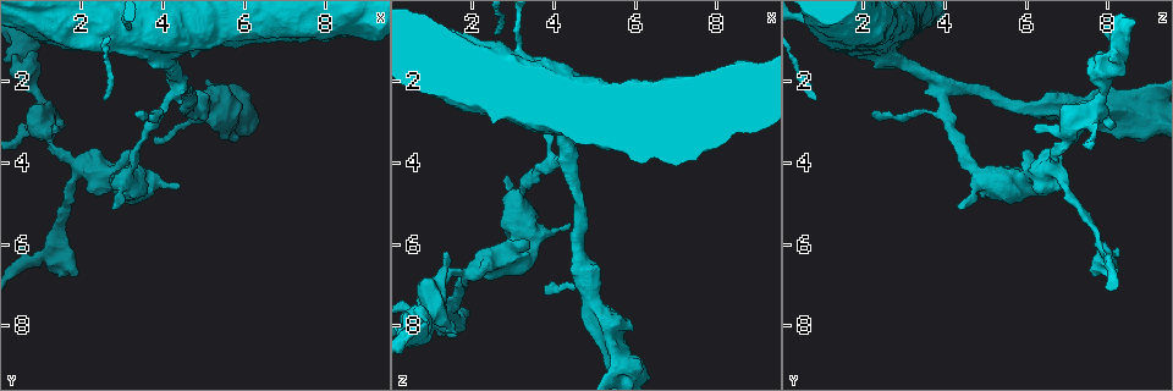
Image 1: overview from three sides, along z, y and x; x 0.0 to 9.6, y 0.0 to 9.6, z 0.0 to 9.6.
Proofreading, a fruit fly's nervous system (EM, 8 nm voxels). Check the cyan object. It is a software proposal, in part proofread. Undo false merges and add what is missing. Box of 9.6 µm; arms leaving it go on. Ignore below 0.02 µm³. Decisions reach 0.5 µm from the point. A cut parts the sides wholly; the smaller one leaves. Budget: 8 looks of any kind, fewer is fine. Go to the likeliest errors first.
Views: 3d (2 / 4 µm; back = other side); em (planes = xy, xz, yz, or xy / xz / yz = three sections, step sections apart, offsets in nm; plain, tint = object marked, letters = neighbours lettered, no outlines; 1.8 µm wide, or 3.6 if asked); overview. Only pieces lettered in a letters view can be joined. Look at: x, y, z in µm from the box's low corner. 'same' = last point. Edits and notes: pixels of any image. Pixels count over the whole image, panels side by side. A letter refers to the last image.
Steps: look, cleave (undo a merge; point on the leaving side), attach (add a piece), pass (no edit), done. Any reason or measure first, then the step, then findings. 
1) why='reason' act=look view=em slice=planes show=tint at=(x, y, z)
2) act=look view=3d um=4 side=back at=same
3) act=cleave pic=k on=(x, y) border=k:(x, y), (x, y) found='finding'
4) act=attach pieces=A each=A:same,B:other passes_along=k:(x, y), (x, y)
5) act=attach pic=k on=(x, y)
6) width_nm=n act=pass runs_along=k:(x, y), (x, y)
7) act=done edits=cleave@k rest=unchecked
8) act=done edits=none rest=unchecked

why='sudden change in width' act=look view=3d um=4 at=(3.10, 0.60, 1.55)

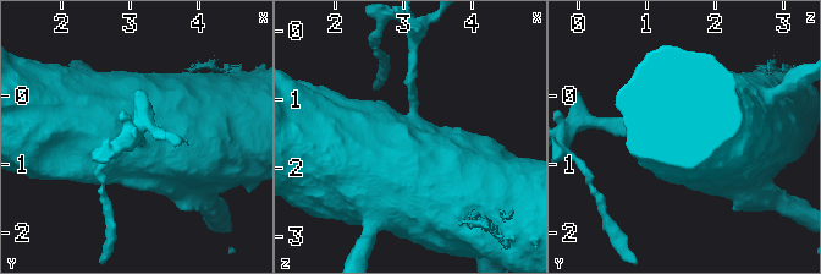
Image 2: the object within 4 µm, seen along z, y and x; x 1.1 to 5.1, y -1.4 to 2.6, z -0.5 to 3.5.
act=look view=em slice=yz step=4 show=letters at=same

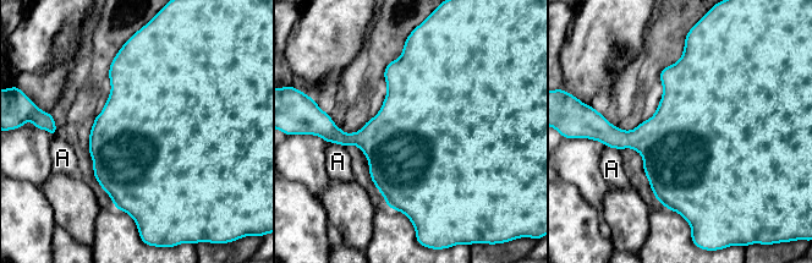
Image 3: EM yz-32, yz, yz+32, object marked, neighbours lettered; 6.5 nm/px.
longest_contact=A:120nm act=pass each=A:other border=3:(328, 142), (335, 142), (345, 147) found='one neuron here'

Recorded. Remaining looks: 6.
why='abrupt turn' act=look view=em slice=planes show=letters at=(1.25, 6.20, 7.90)

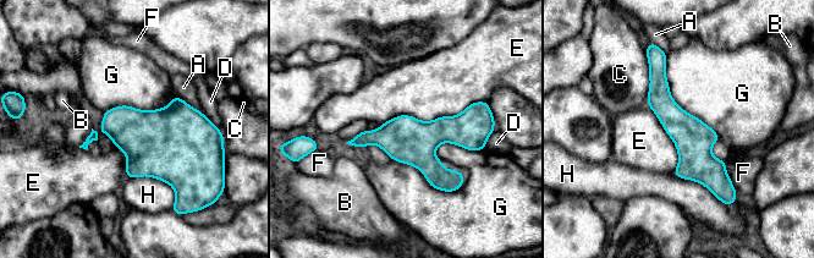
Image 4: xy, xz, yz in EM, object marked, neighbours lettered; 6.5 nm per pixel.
width_nm=260 act=pass each=A:other,B:other,C:other,D:other,E:other,F:other,G:other,H:other border=4:(485, 100), (380, 125) found='one neuron here'

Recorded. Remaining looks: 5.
why='free end' act=look view=em slice=xy step=16 show=tint at=(1.30, 3.10, 6.15)

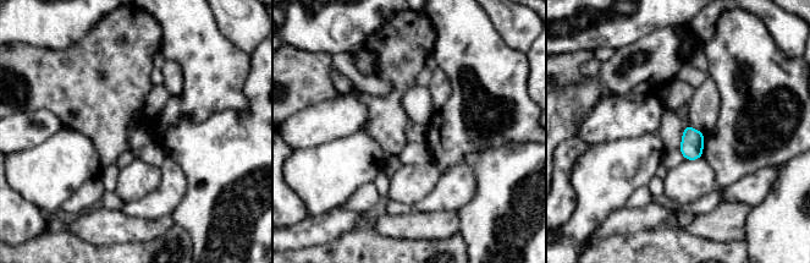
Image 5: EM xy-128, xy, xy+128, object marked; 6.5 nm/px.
why='another direction' act=look view=em slice=planes show=letters at=same

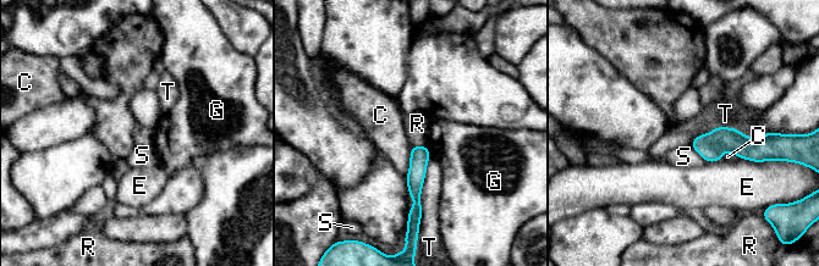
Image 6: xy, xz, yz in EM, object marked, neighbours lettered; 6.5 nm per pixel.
act=pass each=C:other,E:other,G:other,R:other,S:other,T:other runs_along=6:(423, 149), (416, 175), (417, 209) found='no lettered piece goes on from it'

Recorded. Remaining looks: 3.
act=done edits=none rest=unchecked

